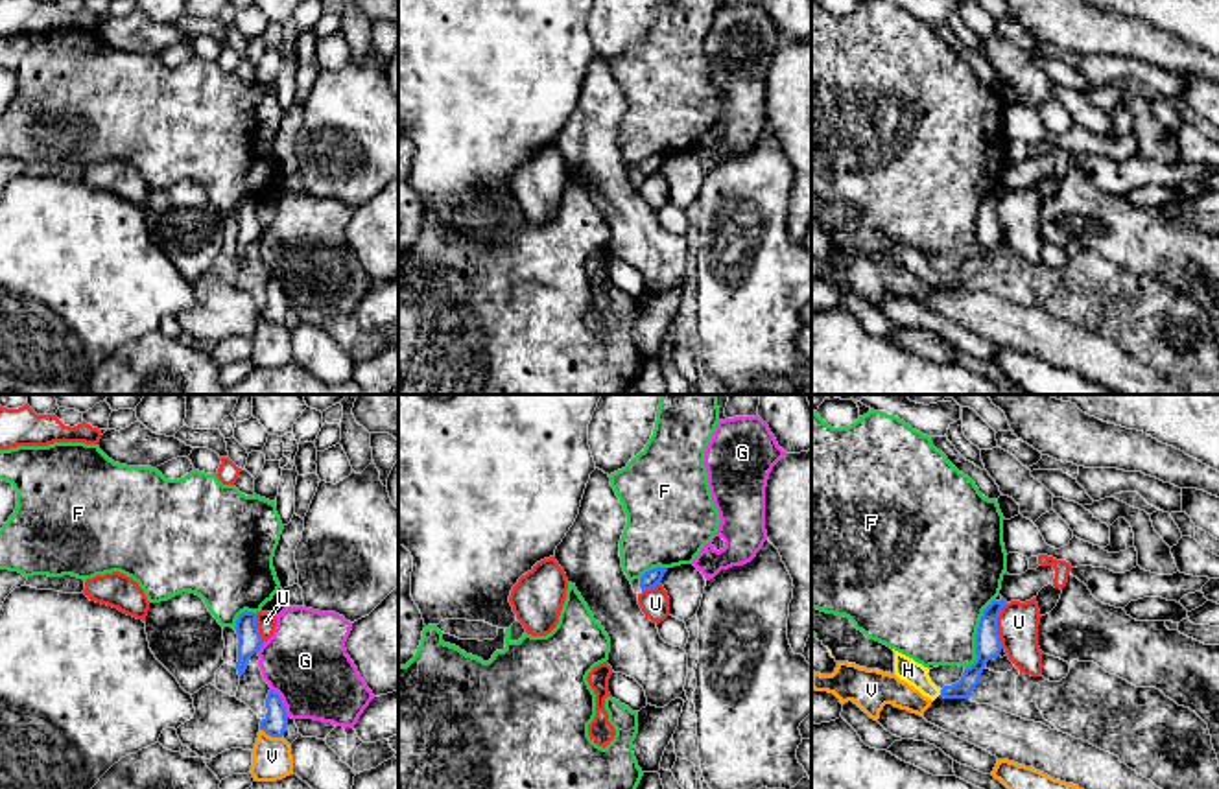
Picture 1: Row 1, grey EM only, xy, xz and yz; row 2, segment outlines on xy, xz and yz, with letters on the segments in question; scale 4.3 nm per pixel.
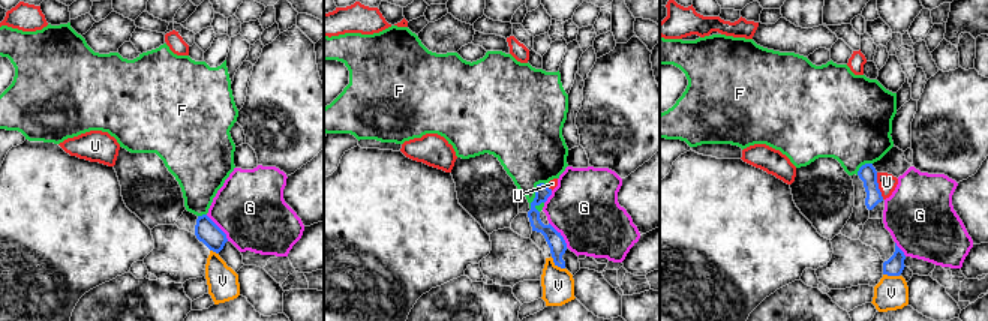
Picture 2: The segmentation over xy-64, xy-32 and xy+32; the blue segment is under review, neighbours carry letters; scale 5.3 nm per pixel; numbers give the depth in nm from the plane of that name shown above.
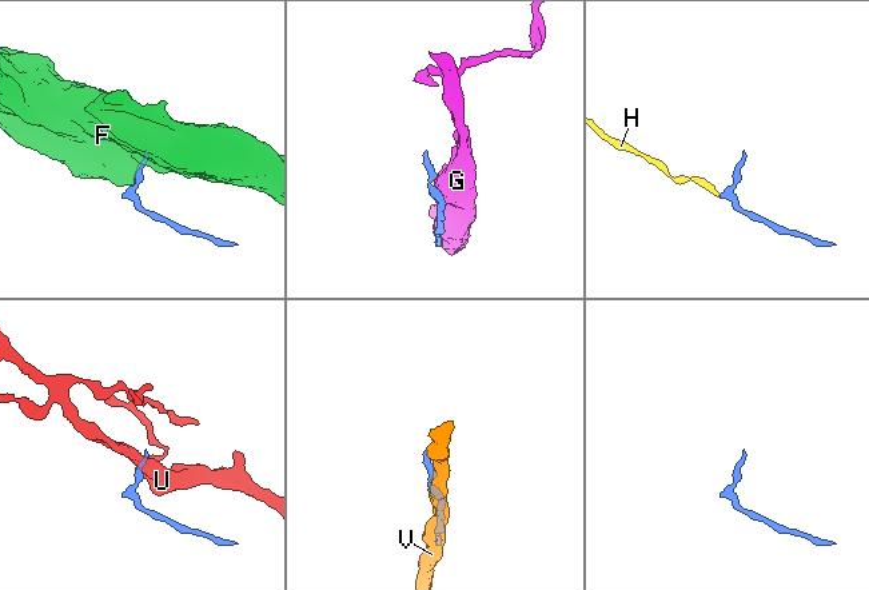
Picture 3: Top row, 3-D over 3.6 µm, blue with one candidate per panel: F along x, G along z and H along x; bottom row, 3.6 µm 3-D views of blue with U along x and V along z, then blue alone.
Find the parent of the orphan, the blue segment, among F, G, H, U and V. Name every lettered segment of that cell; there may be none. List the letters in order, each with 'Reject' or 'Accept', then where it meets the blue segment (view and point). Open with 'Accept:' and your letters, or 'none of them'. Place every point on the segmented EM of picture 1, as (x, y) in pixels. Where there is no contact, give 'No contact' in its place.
Accept: H
F: Reject. Touches blue at yz (976, 635)
G: Reject. Touches blue at xy (283, 703)
H: Accept. Touches blue at yz (941, 694)
U: Reject. Touches blue at yz (996, 627)
V: Reject. Touches blue at xy (272, 736)

